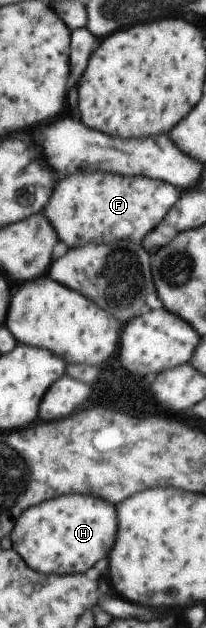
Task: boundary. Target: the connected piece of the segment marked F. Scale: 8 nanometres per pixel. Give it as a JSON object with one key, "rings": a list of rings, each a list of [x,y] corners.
{"rings":[[[109,173],[71,175],[57,183],[43,215],[49,219],[59,241],[69,249],[89,243],[111,243],[117,239],[141,241],[180,197],[179,189],[159,179]]]}

